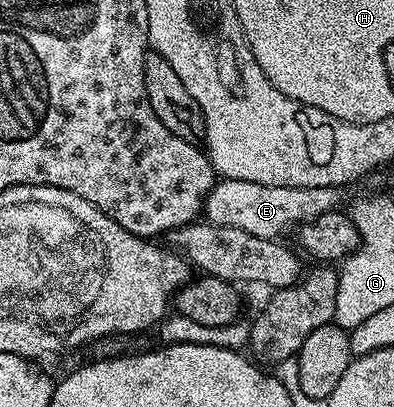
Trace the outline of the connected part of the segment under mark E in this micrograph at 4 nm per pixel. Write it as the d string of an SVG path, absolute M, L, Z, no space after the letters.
M219 180L210 188L206 197L204 217L211 225L236 227L240 231L248 231L248 235L256 235L260 239L285 238L285 233L306 221L316 219L325 213L335 212L339 208L338 193L333 184L324 187L276 187L255 181Z

